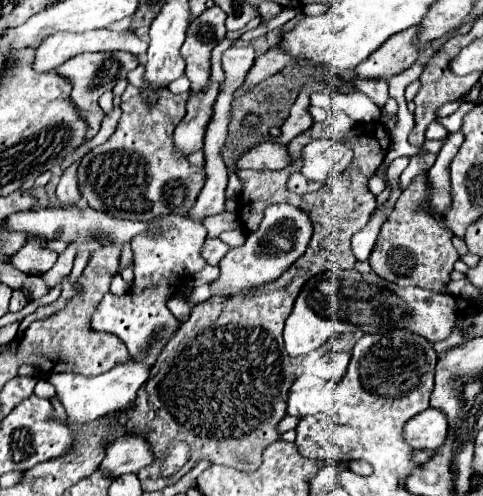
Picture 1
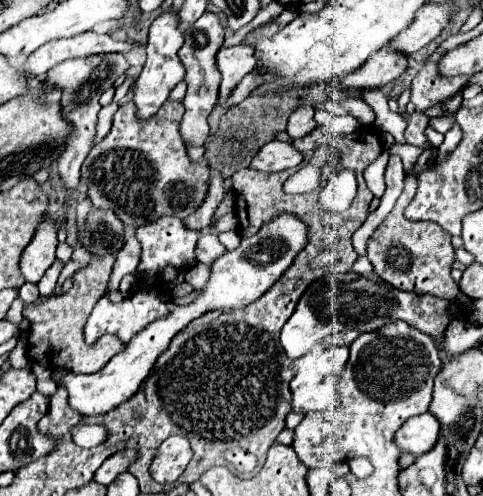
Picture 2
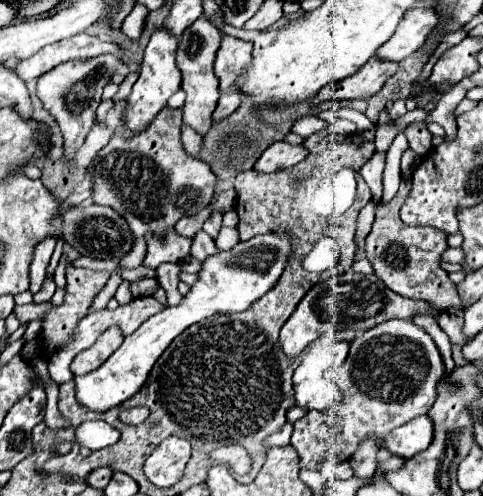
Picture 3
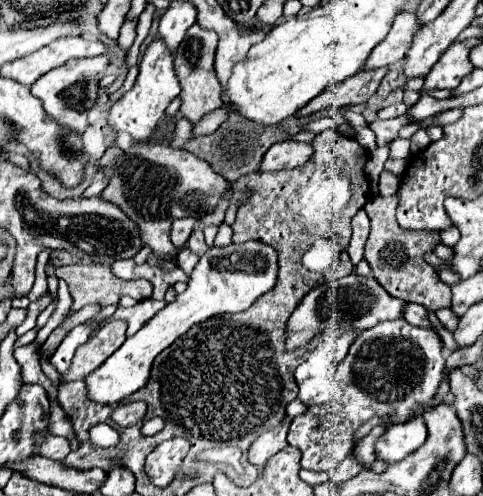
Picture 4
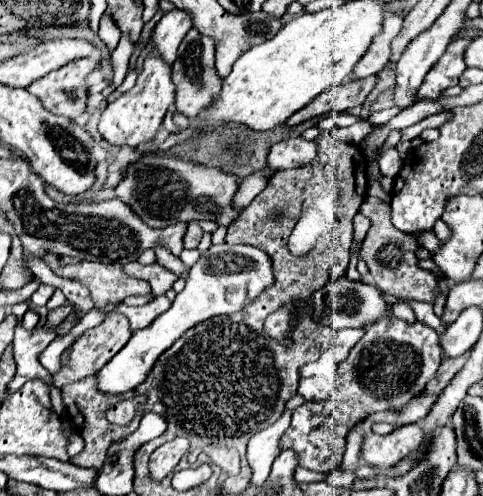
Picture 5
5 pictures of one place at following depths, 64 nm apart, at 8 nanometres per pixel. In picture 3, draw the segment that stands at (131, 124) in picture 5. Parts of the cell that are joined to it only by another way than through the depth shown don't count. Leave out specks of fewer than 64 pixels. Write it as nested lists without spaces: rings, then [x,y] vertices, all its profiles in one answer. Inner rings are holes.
[[[160,26],[152,32],[150,42],[144,50],[144,62],[140,66],[140,76],[130,92],[130,96],[126,98],[128,106],[126,106],[126,124],[132,130],[142,130],[144,126],[148,126],[156,114],[166,106],[168,98],[180,88],[182,82],[182,74],[176,68],[176,50],[180,46],[180,40],[176,36],[172,36],[168,32],[168,28]]]

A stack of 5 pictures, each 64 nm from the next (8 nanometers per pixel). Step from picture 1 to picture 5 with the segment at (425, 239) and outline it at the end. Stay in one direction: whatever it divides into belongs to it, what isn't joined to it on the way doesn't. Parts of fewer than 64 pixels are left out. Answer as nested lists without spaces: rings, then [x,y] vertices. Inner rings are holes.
[[[366,198],[360,206],[360,212],[370,218],[372,226],[366,234],[366,240],[360,250],[360,258],[368,264],[368,270],[374,278],[374,284],[400,300],[416,300],[416,302],[428,302],[434,304],[434,298],[438,296],[438,278],[434,272],[424,270],[418,266],[416,250],[420,248],[420,242],[416,234],[402,232],[392,224],[392,208],[390,202],[384,202],[380,198]]]

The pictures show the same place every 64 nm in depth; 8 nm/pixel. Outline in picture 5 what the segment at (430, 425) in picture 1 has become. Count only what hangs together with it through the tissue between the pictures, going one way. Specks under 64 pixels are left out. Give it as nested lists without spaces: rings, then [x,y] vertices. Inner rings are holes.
[[[404,424],[386,436],[368,434],[362,444],[362,458],[374,466],[390,468],[412,454],[424,440],[420,424]]]

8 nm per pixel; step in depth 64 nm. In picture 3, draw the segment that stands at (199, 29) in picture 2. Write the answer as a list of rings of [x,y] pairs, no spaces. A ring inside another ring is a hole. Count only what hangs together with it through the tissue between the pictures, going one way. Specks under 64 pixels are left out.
[[[200,16],[188,30],[184,30],[180,40],[180,50],[176,52],[176,64],[182,72],[182,88],[186,92],[186,102],[182,106],[184,124],[194,128],[198,136],[204,136],[212,124],[212,112],[218,104],[218,80],[214,76],[214,58],[220,48],[222,32],[208,20],[208,16]]]

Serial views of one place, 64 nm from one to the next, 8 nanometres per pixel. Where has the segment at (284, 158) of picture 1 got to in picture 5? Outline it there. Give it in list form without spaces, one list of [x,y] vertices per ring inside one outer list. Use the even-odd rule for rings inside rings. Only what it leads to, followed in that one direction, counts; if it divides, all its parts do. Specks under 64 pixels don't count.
[[[288,138],[270,148],[268,164],[270,170],[288,170],[288,168],[300,168],[310,164],[316,158],[316,144],[298,138]]]

